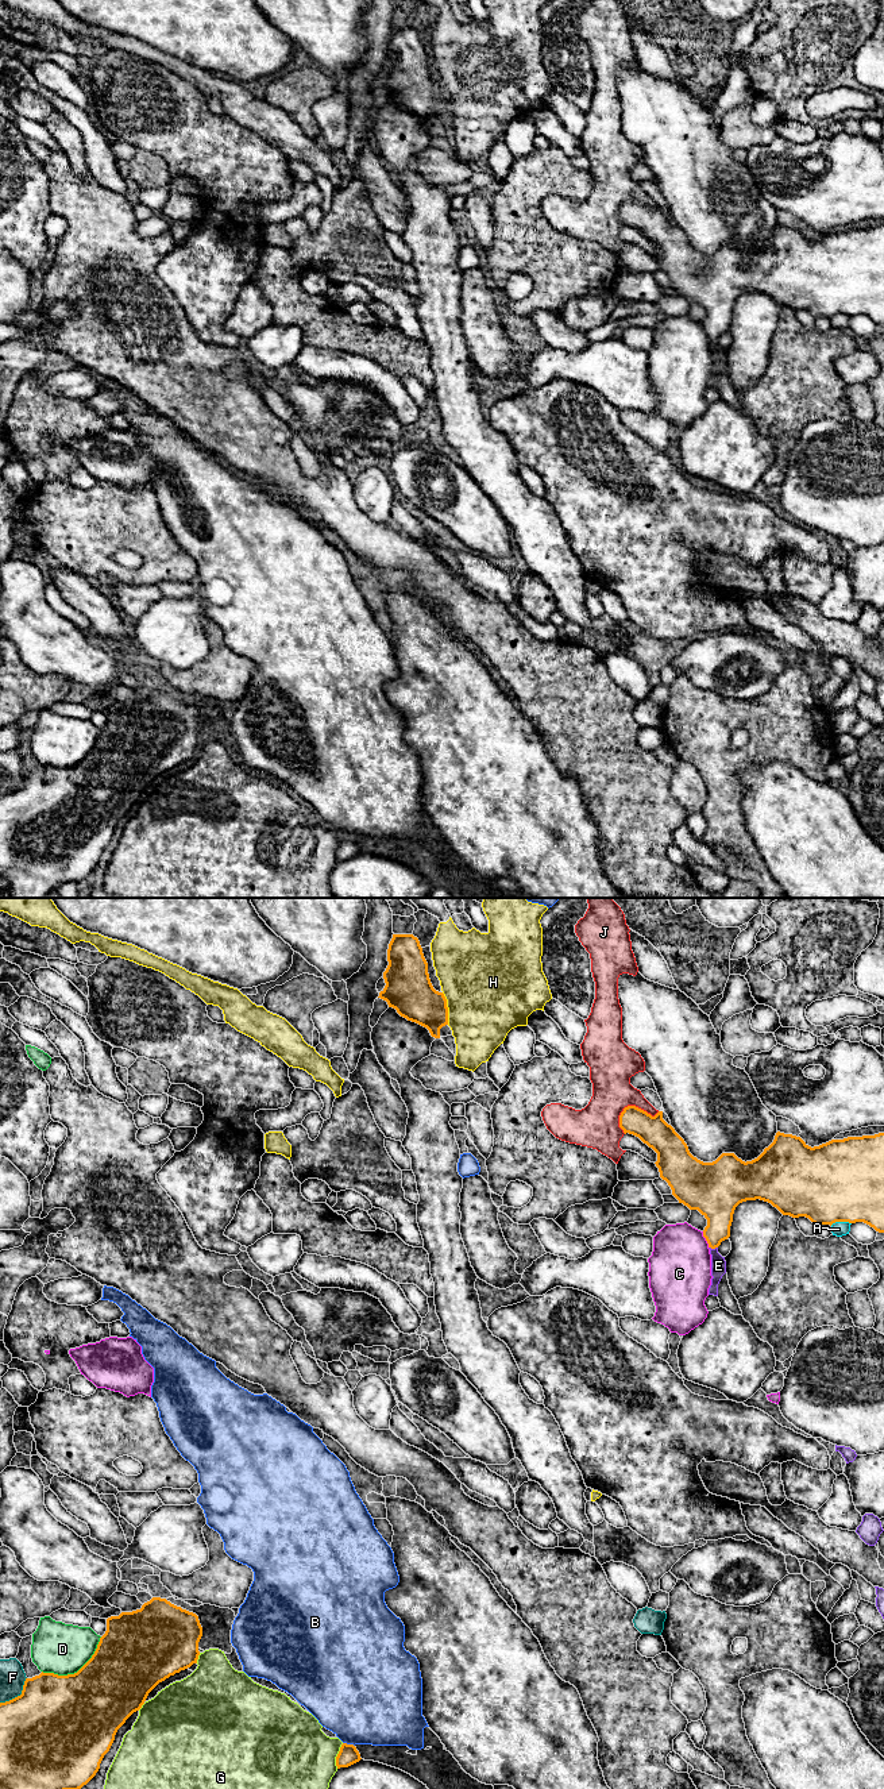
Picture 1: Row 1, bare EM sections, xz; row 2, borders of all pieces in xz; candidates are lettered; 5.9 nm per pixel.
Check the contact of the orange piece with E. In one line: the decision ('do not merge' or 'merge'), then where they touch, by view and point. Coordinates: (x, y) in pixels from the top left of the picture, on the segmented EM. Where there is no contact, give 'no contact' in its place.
merge | xz (713, 1248)

